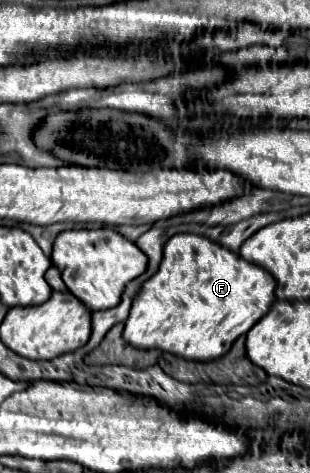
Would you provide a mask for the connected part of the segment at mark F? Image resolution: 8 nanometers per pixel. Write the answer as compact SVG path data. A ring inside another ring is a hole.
M176 234L164 246L164 258L158 272L142 284L136 300L132 302L130 316L124 326L124 340L140 350L158 348L180 356L184 360L208 362L224 356L232 344L246 334L262 316L266 316L276 300L276 280L264 268L248 264L242 256L226 250L224 246L196 234Z

